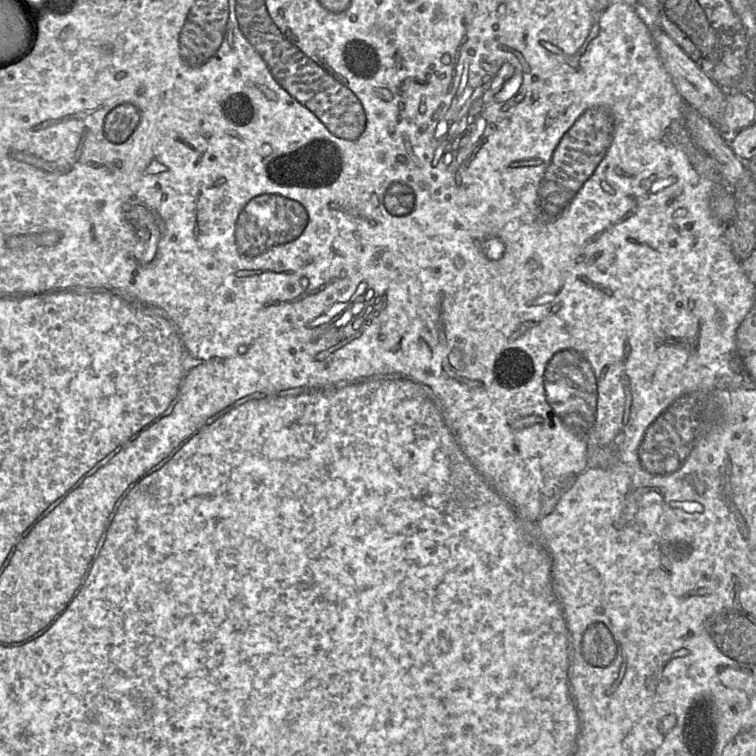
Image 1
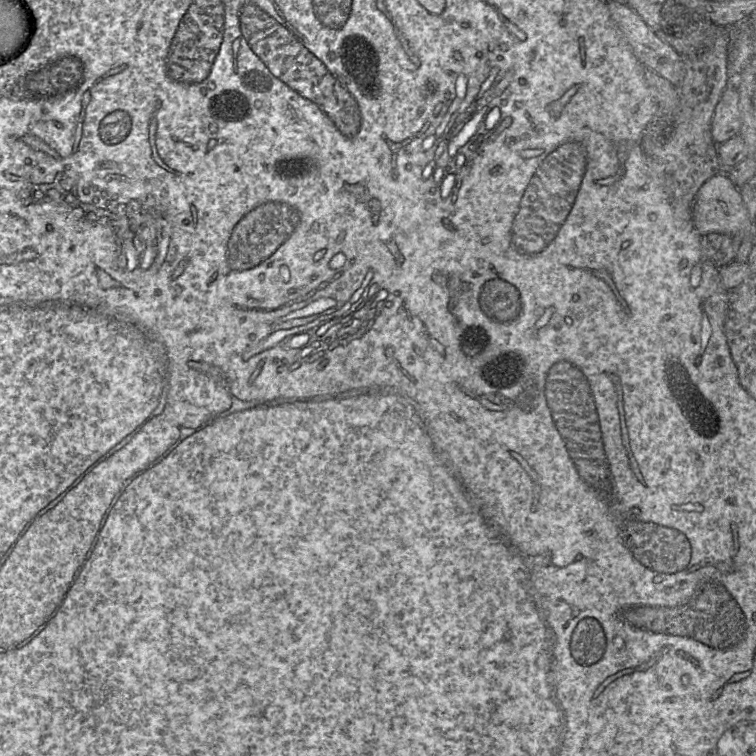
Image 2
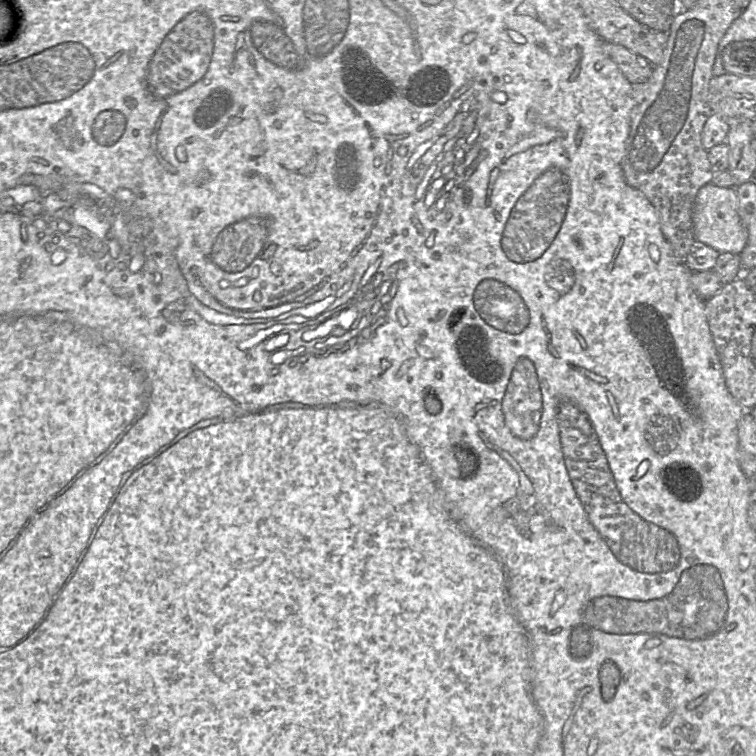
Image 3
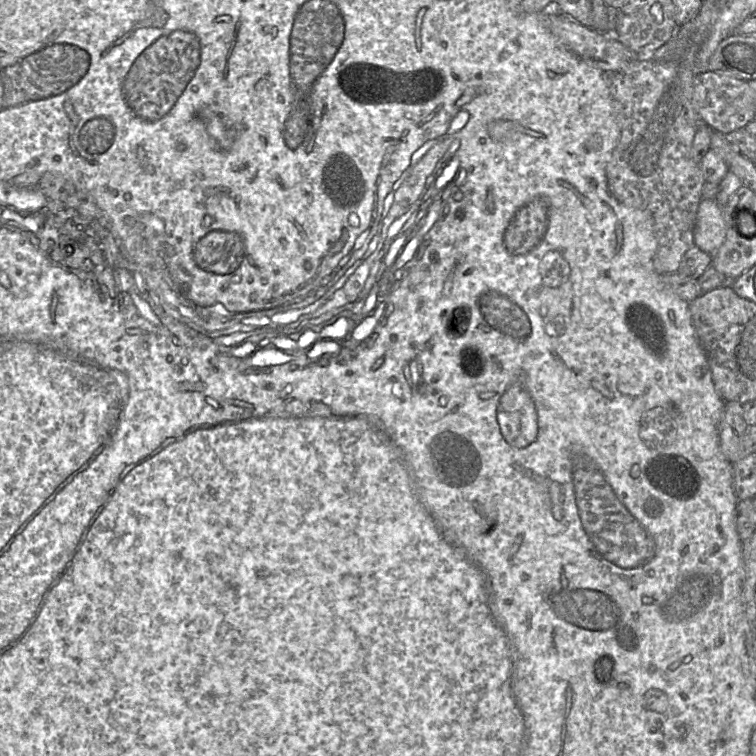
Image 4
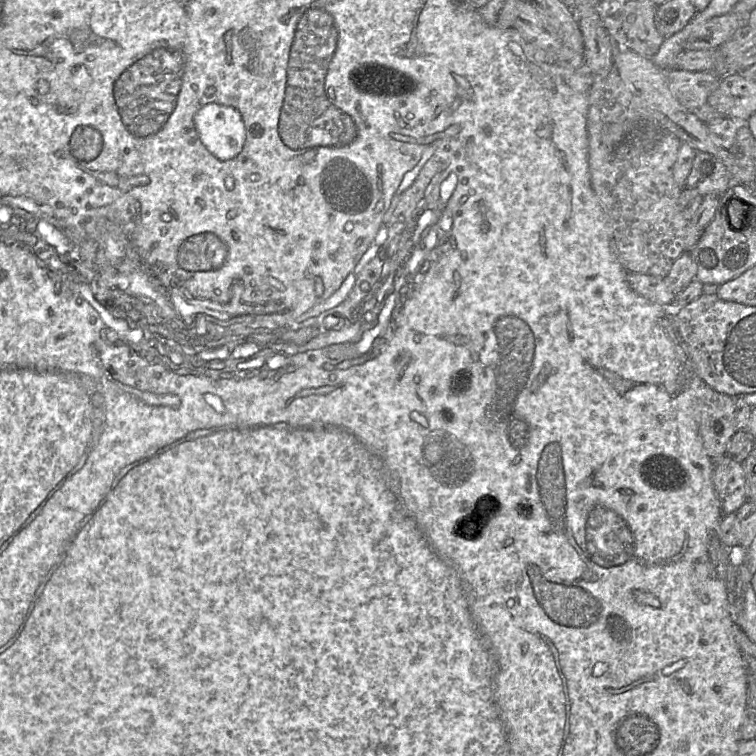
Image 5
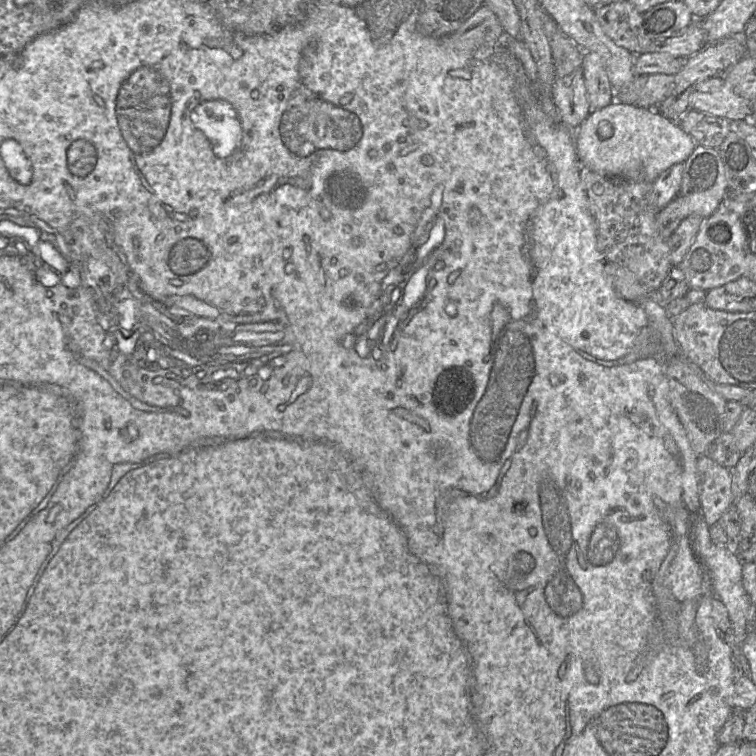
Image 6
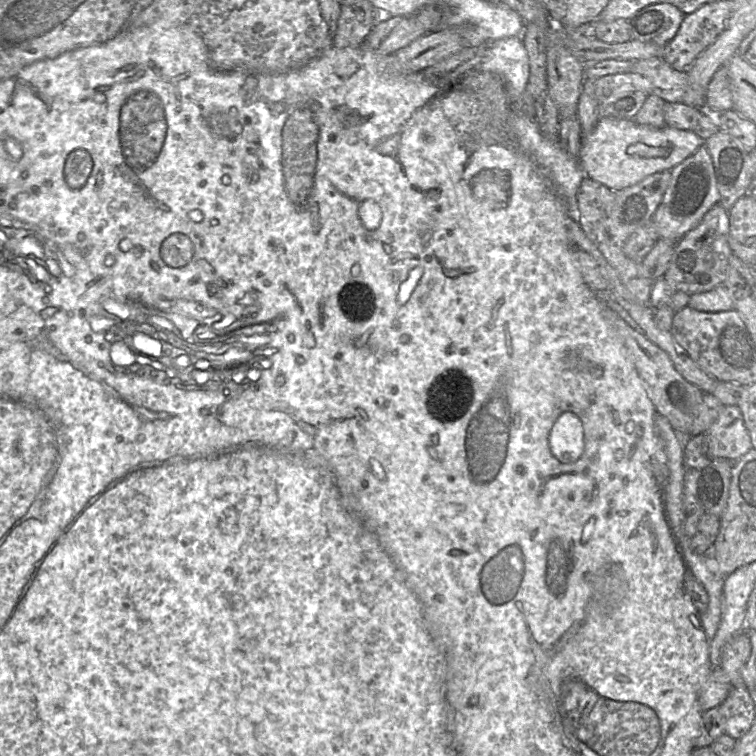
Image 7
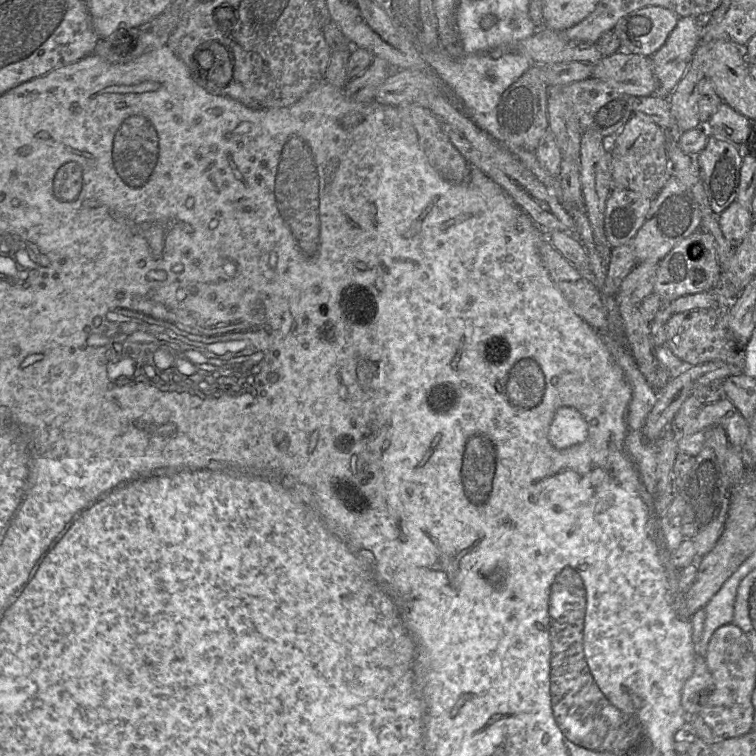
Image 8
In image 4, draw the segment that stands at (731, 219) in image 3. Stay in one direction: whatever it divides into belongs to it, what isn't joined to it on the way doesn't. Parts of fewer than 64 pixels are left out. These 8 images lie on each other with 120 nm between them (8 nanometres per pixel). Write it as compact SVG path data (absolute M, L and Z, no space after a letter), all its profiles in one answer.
M702 199L698 206L694 228L694 244L713 256L723 244L725 236L723 208L715 199Z

